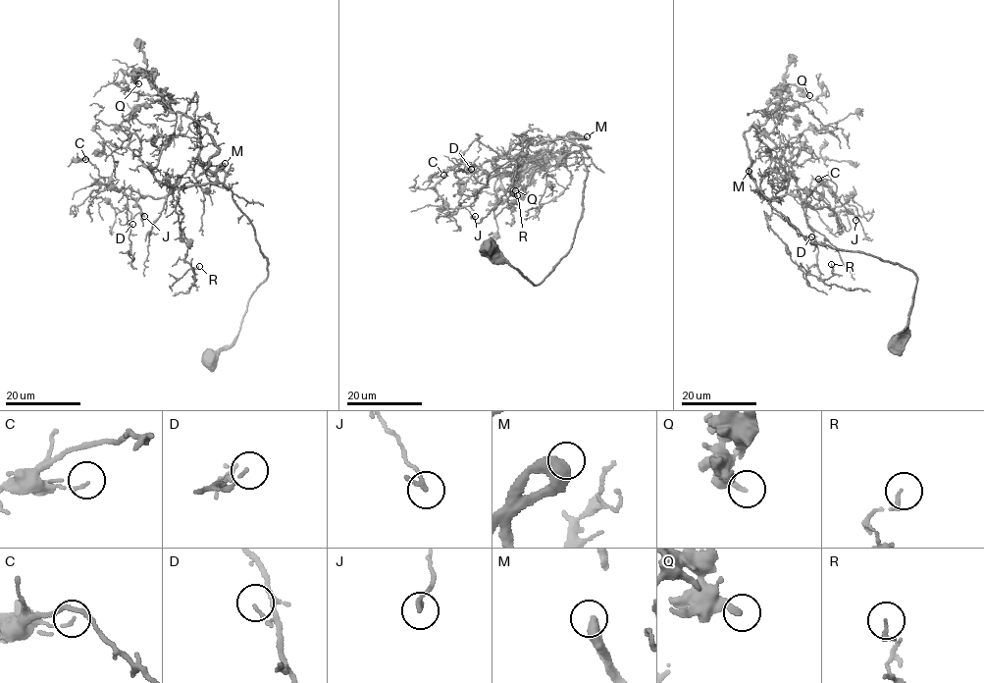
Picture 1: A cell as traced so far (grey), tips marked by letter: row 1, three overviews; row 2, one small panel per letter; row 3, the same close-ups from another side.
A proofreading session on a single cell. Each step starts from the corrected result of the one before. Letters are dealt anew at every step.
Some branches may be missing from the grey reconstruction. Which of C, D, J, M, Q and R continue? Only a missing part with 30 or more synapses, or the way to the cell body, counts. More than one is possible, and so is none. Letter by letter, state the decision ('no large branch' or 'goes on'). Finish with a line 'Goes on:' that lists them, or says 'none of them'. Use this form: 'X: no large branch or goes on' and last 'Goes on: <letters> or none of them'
C: no large branch
D: no large branch
J: no large branch
M: no large branch
Q: no large branch
R: no large branch
Goes on: none of them

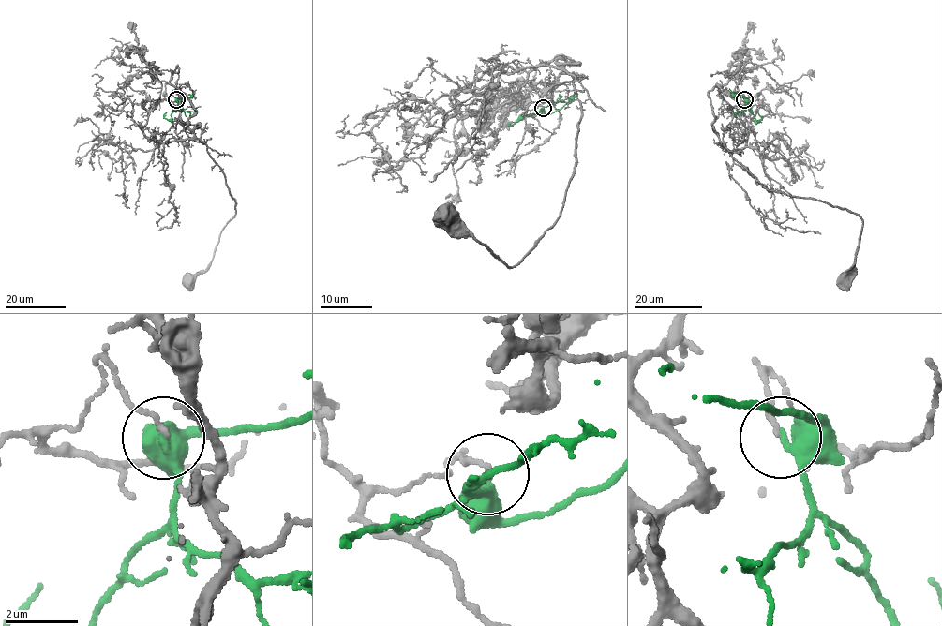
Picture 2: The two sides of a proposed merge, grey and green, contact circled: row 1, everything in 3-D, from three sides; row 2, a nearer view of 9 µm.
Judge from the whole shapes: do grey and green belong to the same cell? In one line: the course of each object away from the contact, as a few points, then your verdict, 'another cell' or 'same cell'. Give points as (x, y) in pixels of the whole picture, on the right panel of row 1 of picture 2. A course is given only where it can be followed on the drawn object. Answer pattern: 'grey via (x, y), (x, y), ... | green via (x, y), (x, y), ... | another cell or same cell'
grey via (743, 99), (747, 143), (732, 152), (721, 143), (731, 156), (769, 189), (862, 220), (848, 280) | green via (743, 99), (759, 121), (761, 118), (757, 112) | another cell

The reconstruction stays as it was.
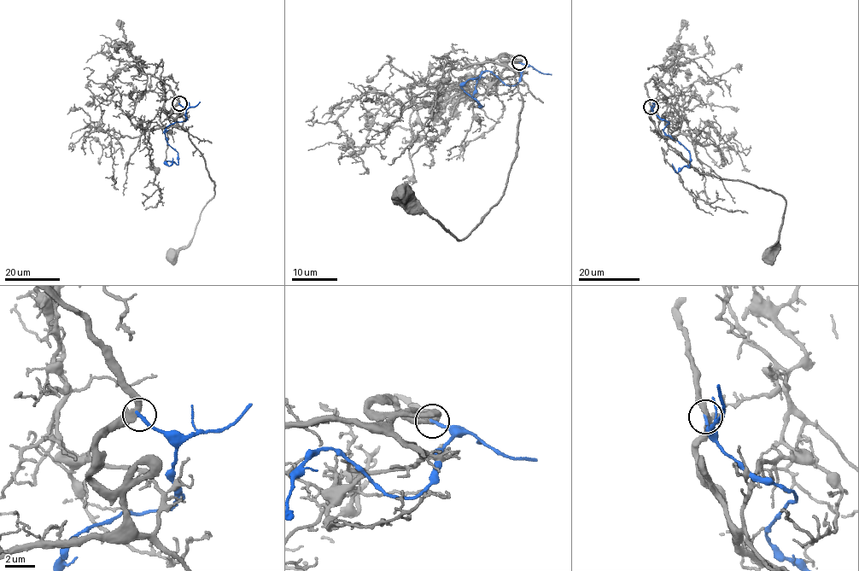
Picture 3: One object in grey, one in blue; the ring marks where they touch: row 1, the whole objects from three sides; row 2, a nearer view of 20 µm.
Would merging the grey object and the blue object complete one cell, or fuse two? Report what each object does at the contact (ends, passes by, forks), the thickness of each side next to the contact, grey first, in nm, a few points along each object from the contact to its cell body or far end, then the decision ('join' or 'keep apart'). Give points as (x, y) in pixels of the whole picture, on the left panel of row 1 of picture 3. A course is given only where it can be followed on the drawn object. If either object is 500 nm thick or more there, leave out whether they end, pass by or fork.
grey passes by; blue ends there; 400 nm thick on the grey side, 220 nm on the other; grey runs (179, 103), (170, 115), (188, 133), (203, 157), (215, 192), (201, 213), (191, 242), (173, 256); blue runs (179, 103), (186, 110), (184, 121), (165, 130), (178, 153), (178, 164), (166, 161), (168, 166), (172, 158); keep apart

